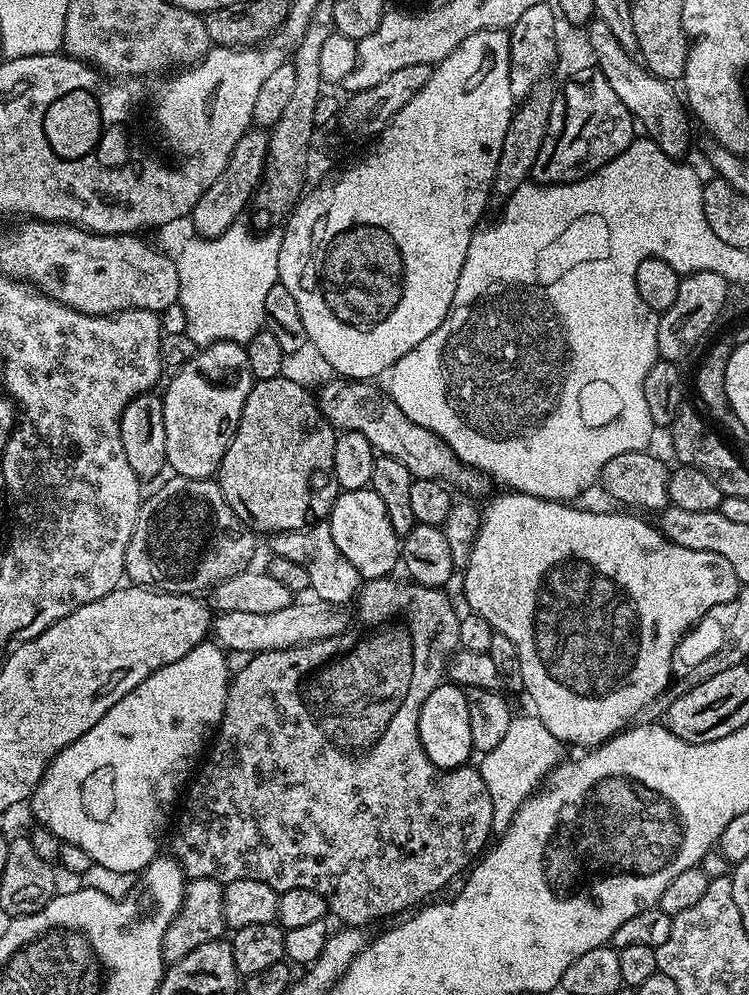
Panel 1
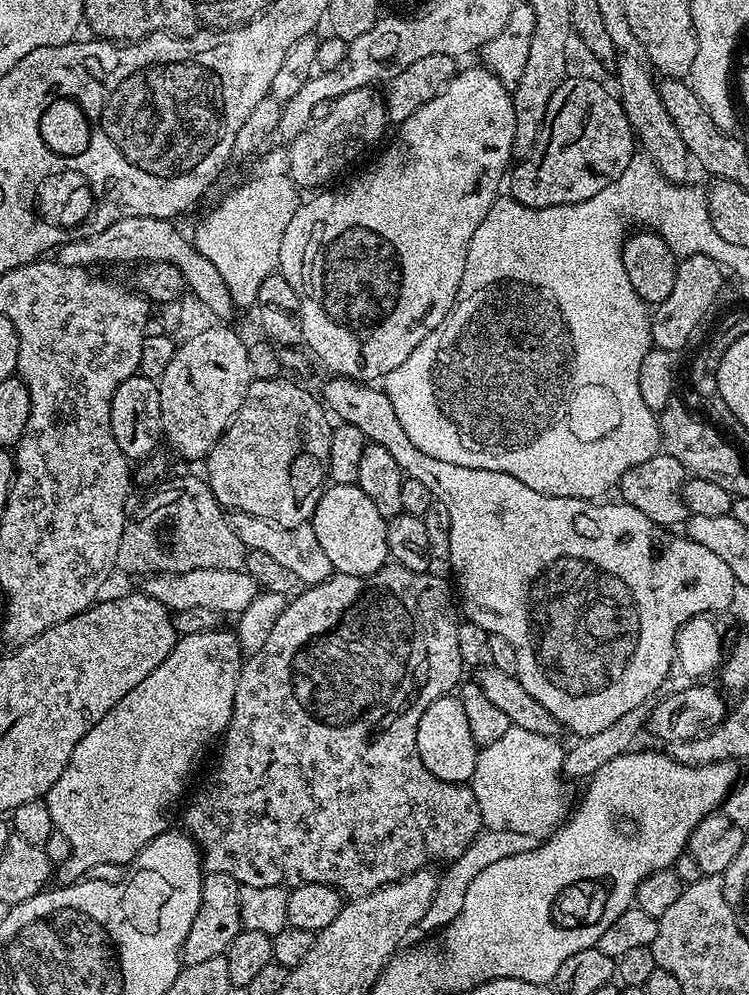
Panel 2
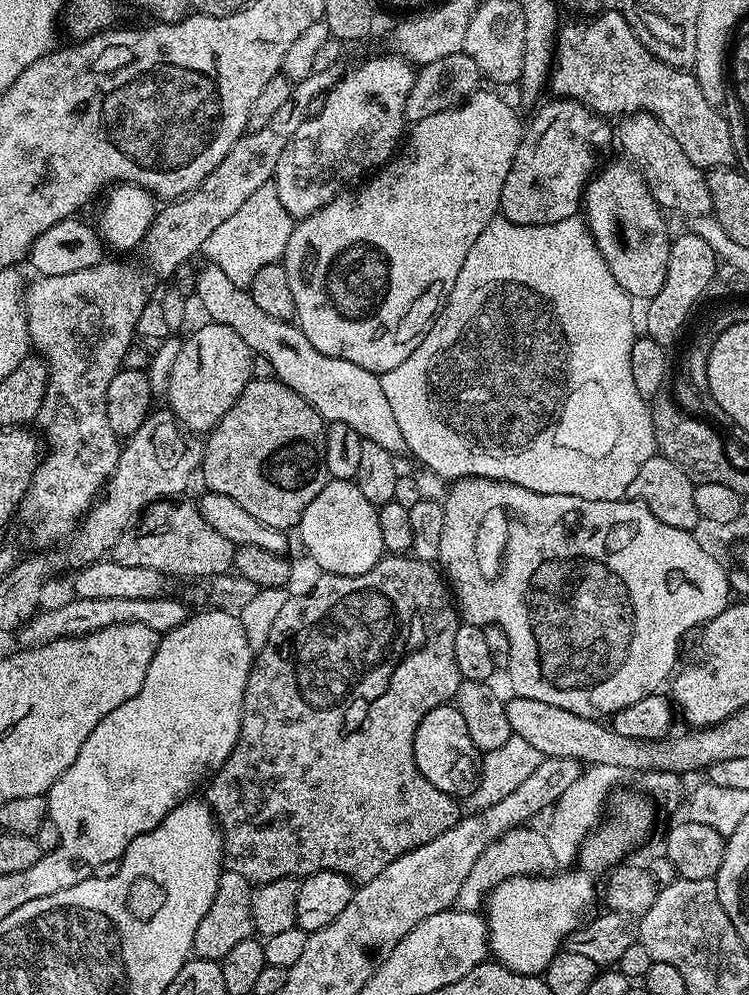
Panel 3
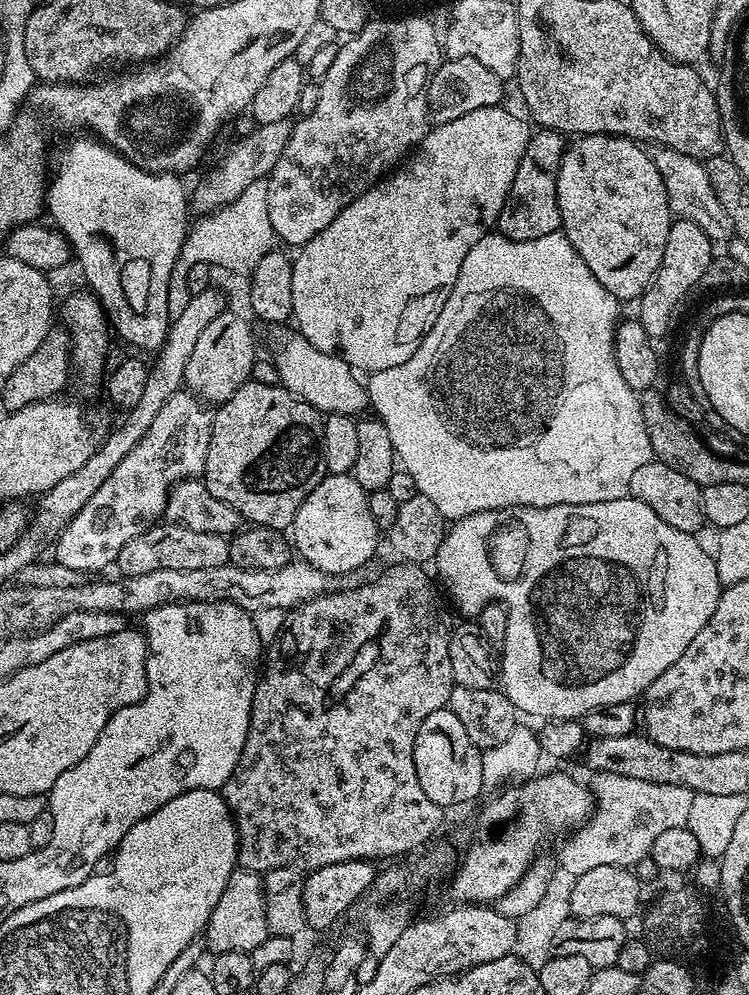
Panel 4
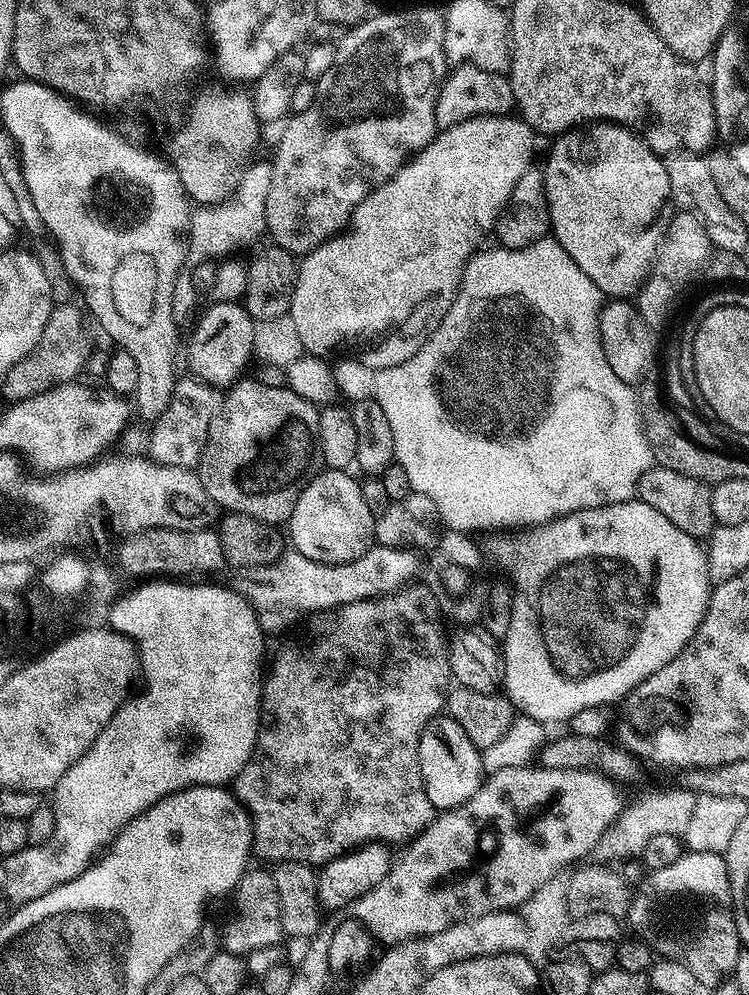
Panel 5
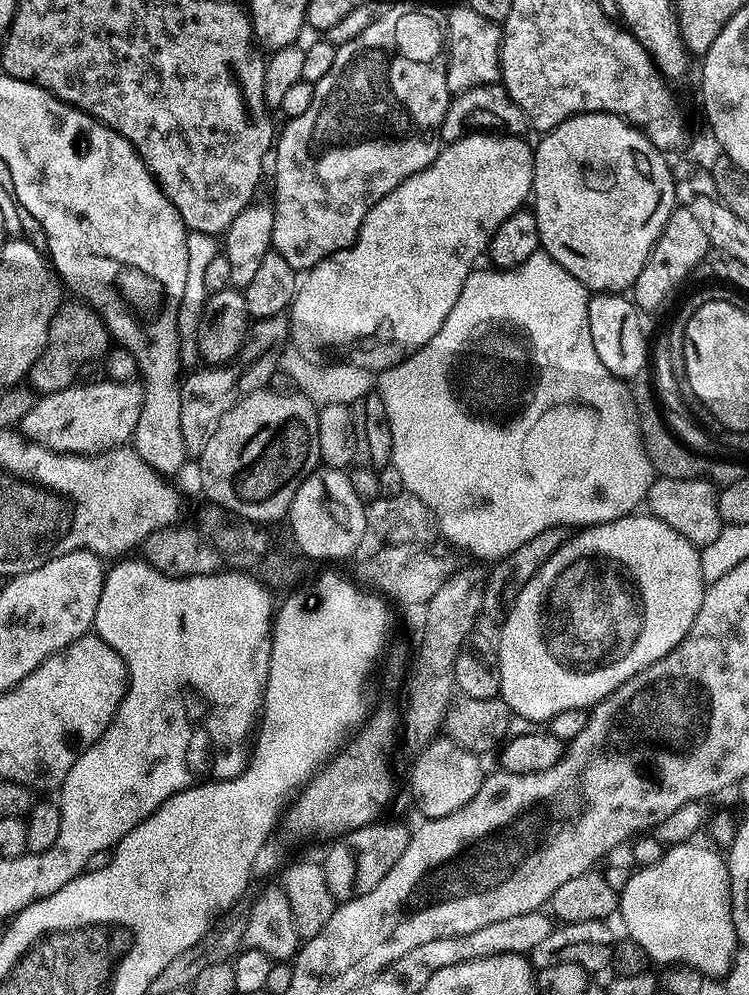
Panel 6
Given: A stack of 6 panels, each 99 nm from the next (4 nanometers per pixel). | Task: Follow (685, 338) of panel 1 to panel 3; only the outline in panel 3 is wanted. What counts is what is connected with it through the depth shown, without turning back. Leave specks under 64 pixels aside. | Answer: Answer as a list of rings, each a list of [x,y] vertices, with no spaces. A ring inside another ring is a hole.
[[[694,230],[684,232],[680,237],[675,237],[670,246],[670,258],[666,266],[666,282],[662,282],[662,290],[654,294],[652,300],[647,301],[648,313],[642,316],[643,331],[654,342],[671,346],[680,336],[692,307],[708,291],[710,278],[714,278],[714,270],[718,263],[716,251]]]

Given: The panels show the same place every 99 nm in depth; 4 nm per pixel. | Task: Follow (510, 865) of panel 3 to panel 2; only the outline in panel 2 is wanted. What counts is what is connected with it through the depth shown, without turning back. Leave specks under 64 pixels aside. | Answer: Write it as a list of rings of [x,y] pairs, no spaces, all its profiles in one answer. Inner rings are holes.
[[[487,830],[481,831],[479,835],[472,840],[466,851],[459,856],[458,859],[451,861],[449,868],[444,874],[437,879],[436,897],[434,902],[430,902],[430,910],[426,910],[426,914],[418,923],[416,923],[415,931],[432,932],[447,927],[449,922],[461,913],[465,906],[466,891],[469,890],[471,882],[474,878],[486,870],[488,866],[494,865],[496,862],[502,861],[503,858],[513,857],[514,854],[522,854],[529,852],[536,845],[536,838],[524,832],[513,832],[509,830]]]

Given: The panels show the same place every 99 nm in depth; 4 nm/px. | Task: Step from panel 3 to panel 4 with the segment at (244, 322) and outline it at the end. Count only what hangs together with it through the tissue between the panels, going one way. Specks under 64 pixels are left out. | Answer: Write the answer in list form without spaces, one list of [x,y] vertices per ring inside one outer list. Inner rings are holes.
[[[302,335],[286,337],[274,361],[280,375],[280,384],[321,414],[359,417],[363,413],[360,411],[369,407],[365,385],[356,381],[357,373],[354,369],[340,356],[318,350]]]

